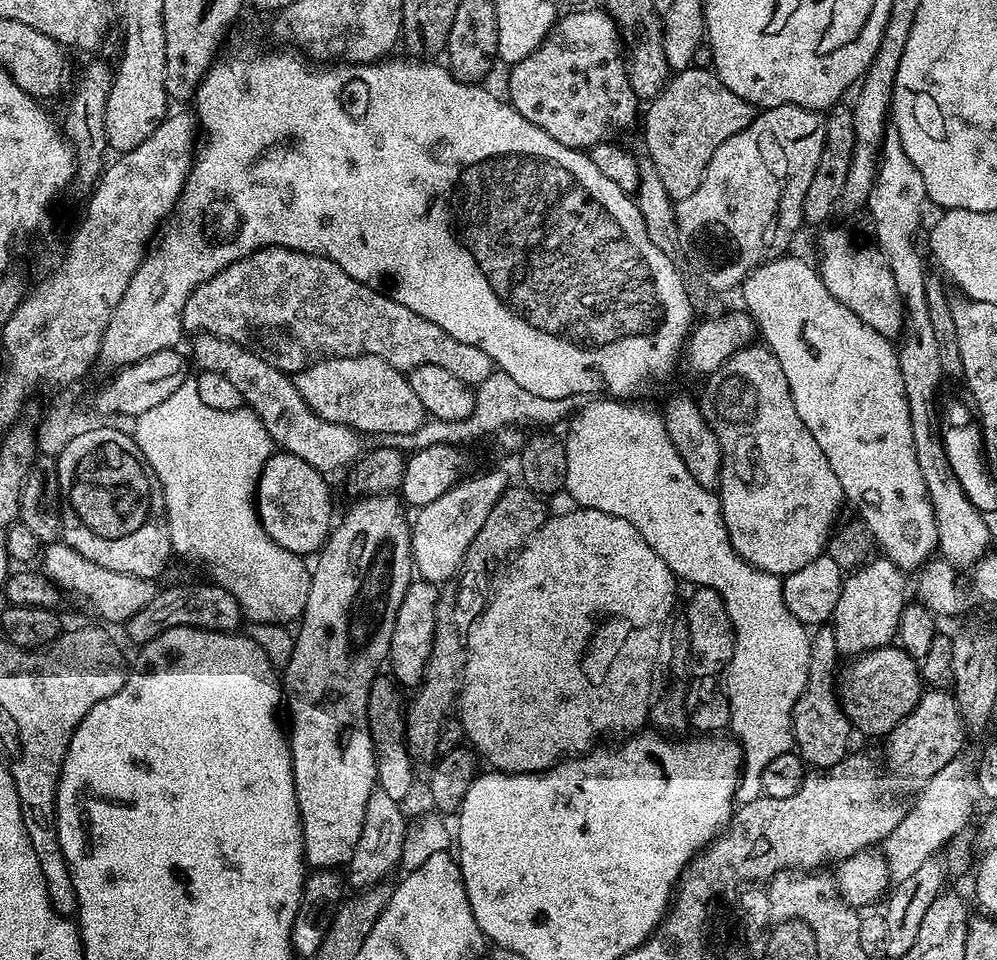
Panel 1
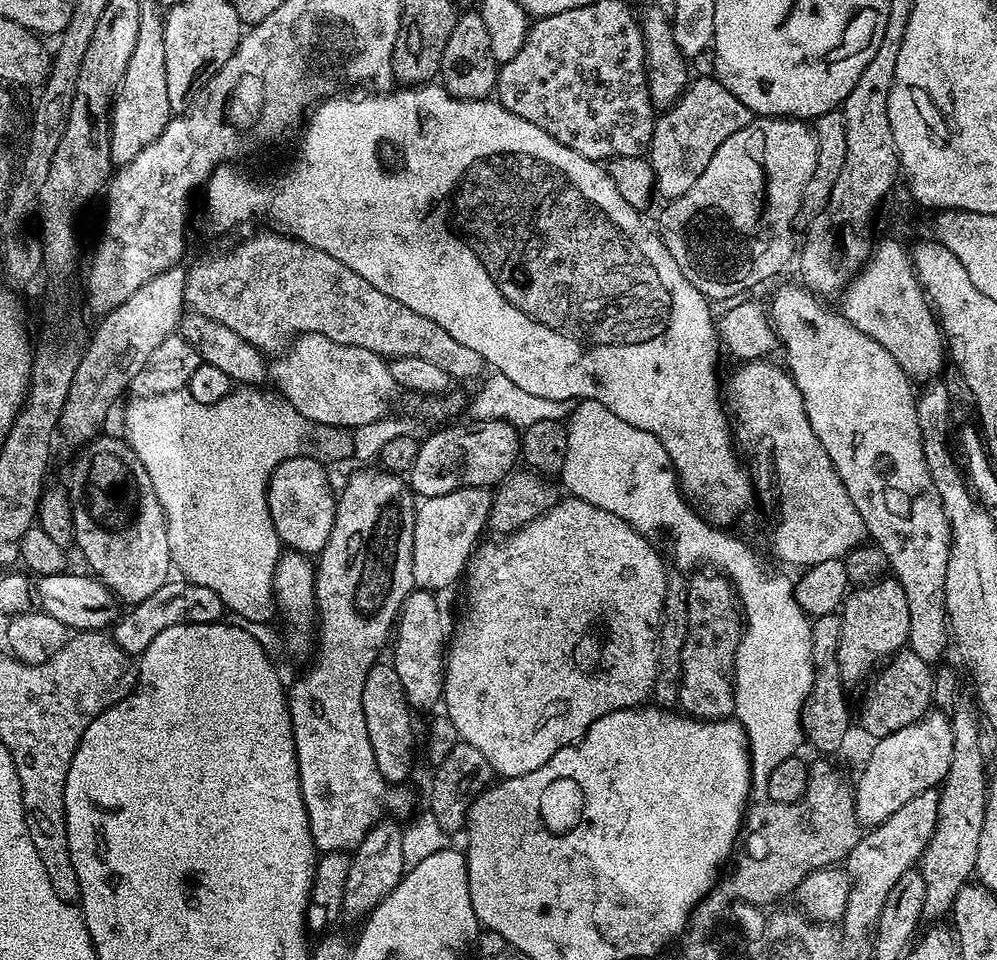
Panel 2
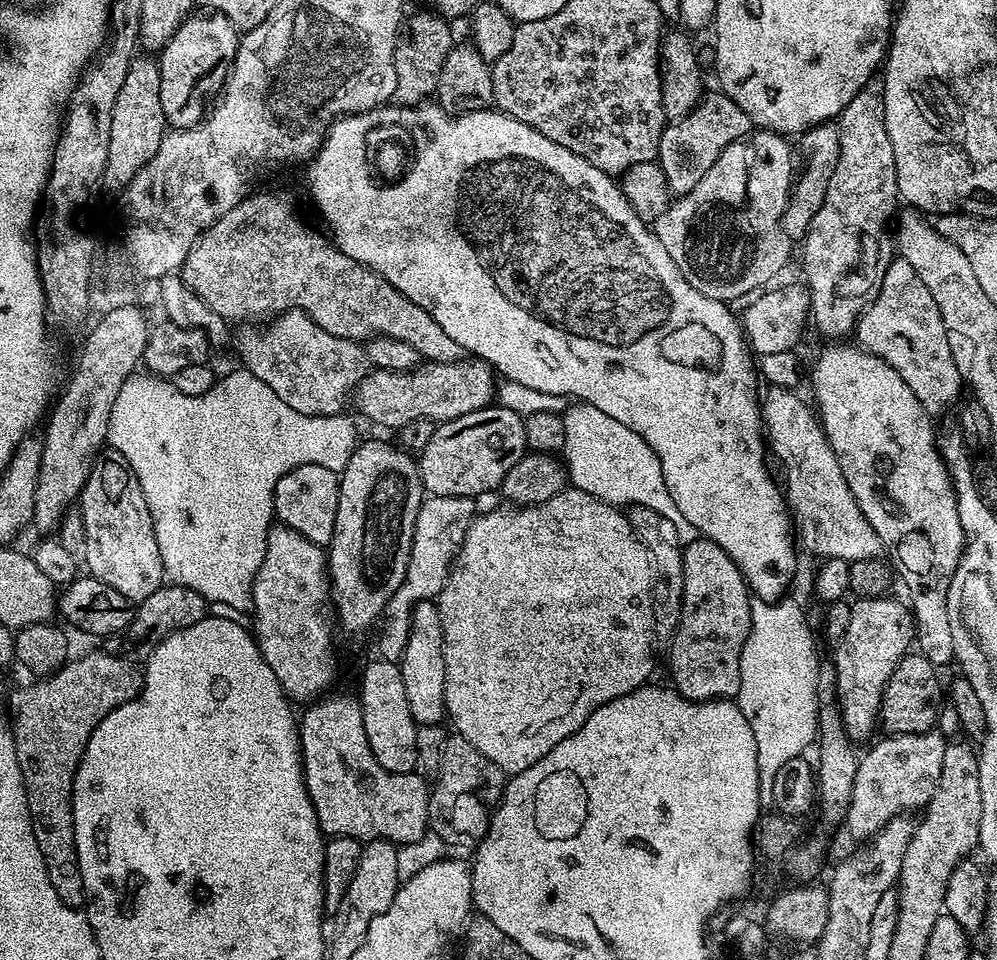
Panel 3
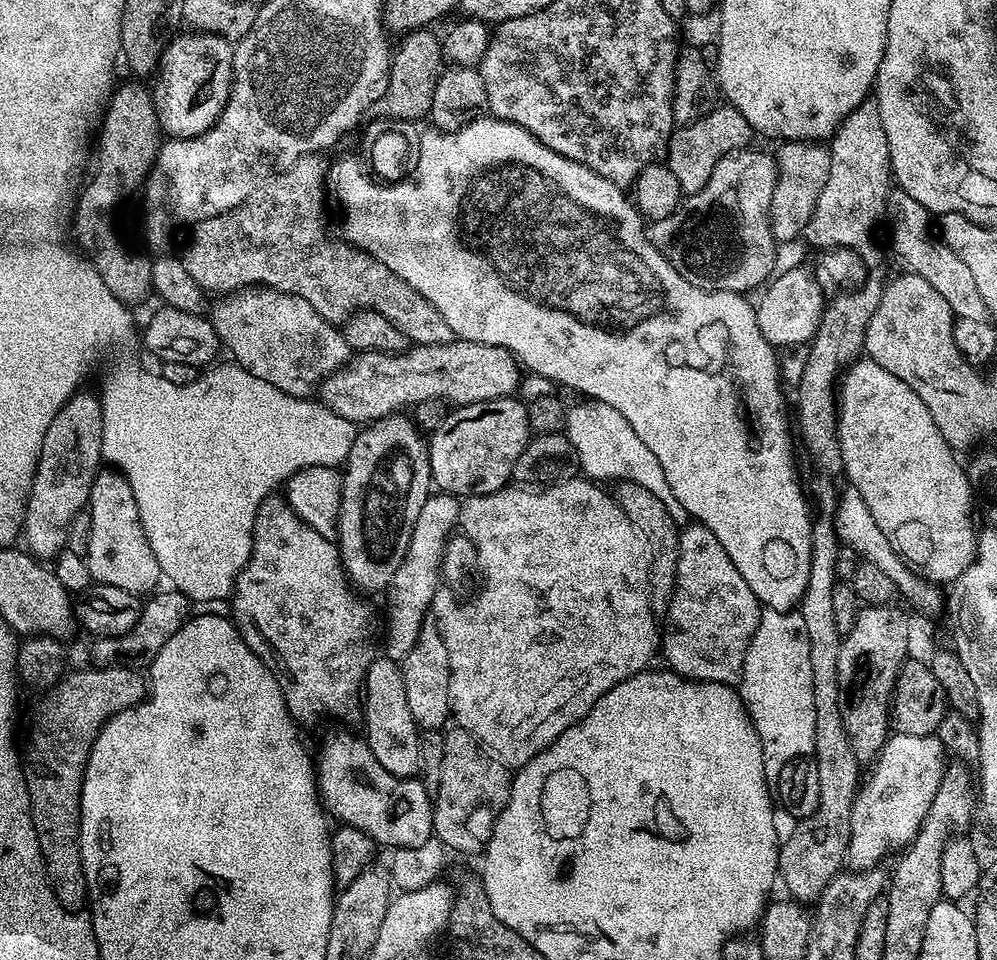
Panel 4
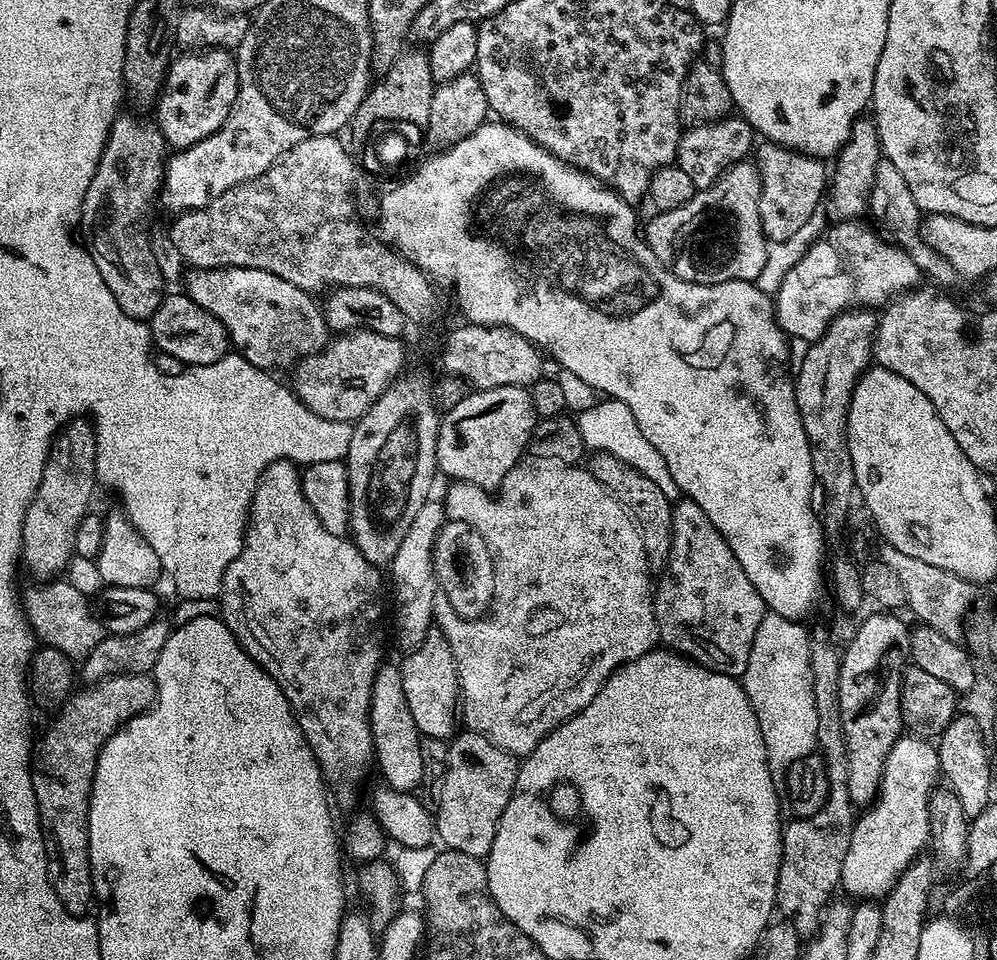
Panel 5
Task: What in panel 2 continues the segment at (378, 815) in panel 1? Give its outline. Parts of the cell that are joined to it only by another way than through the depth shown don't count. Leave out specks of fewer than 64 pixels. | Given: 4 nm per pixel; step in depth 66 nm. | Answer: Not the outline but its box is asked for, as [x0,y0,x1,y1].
[342,818,406,922]

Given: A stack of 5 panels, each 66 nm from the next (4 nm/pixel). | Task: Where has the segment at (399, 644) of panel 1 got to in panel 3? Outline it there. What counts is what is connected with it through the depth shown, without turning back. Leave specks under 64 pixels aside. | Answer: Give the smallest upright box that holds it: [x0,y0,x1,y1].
[398,599,446,725]

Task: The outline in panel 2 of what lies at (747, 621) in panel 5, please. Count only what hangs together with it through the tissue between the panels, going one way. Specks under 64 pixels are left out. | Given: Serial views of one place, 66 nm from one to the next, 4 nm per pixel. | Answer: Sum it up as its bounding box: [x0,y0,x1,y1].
[679,570,742,720]

